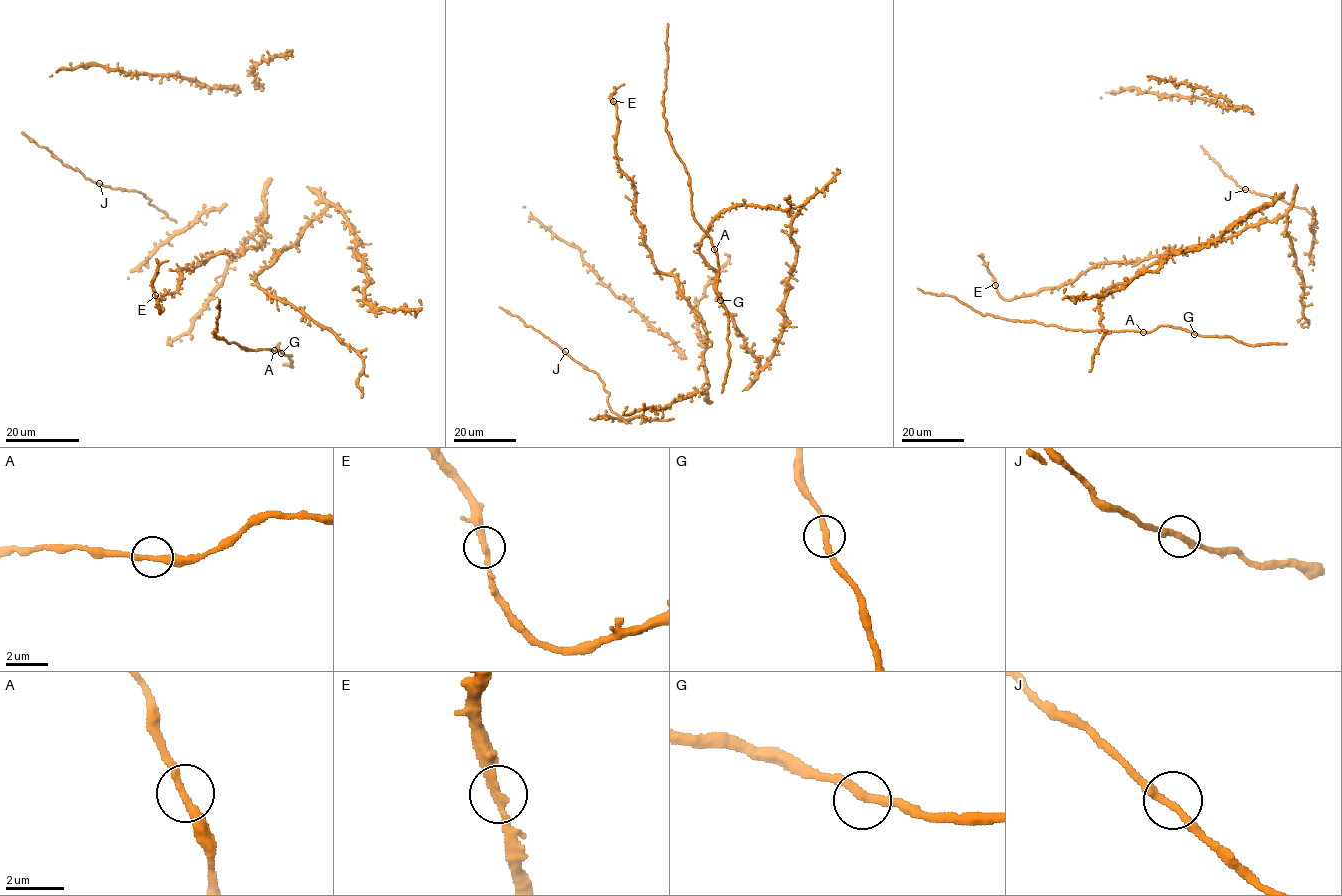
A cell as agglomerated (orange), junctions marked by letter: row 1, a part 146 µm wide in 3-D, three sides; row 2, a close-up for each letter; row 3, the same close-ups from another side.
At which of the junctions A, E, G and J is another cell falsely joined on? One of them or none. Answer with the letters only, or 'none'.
none

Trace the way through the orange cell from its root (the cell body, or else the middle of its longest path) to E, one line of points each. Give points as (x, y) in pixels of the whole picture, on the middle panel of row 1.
E: (703, 353), (701, 316), (678, 281), (656, 269), (643, 241), (634, 185), (618, 164), (613, 101)

